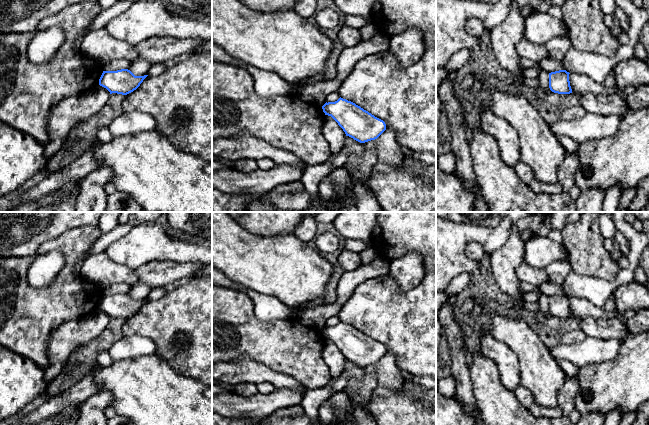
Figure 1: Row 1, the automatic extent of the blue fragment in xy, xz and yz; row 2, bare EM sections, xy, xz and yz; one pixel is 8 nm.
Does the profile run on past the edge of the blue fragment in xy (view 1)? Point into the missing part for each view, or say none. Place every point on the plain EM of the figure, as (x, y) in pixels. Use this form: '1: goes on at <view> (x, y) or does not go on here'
1: does not go on here

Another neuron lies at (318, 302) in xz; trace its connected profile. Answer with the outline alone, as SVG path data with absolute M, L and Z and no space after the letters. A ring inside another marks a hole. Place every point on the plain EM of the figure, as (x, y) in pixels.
M316 299L314 301L308 302L306 304L304 304L301 308L304 309L313 309L319 306L323 306L326 305L325 300L324 299Z

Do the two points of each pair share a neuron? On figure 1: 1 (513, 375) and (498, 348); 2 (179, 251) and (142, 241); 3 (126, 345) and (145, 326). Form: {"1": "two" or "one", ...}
{"1": "one", "2": "one", "3": "two"}

